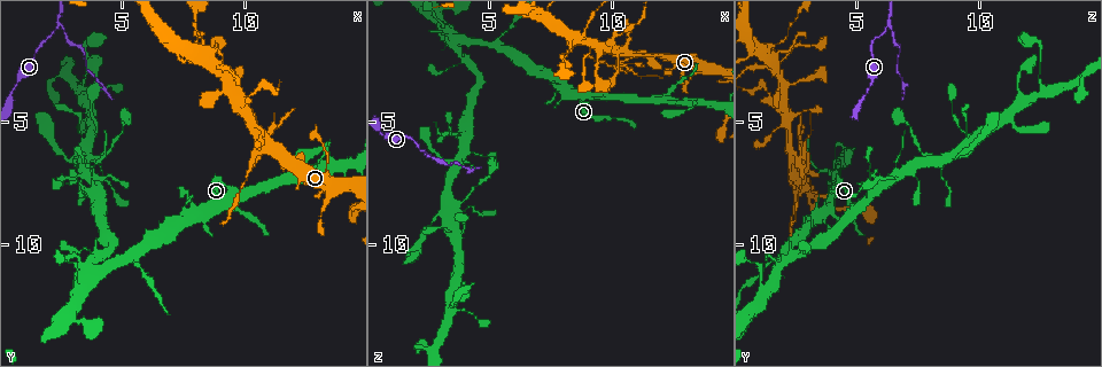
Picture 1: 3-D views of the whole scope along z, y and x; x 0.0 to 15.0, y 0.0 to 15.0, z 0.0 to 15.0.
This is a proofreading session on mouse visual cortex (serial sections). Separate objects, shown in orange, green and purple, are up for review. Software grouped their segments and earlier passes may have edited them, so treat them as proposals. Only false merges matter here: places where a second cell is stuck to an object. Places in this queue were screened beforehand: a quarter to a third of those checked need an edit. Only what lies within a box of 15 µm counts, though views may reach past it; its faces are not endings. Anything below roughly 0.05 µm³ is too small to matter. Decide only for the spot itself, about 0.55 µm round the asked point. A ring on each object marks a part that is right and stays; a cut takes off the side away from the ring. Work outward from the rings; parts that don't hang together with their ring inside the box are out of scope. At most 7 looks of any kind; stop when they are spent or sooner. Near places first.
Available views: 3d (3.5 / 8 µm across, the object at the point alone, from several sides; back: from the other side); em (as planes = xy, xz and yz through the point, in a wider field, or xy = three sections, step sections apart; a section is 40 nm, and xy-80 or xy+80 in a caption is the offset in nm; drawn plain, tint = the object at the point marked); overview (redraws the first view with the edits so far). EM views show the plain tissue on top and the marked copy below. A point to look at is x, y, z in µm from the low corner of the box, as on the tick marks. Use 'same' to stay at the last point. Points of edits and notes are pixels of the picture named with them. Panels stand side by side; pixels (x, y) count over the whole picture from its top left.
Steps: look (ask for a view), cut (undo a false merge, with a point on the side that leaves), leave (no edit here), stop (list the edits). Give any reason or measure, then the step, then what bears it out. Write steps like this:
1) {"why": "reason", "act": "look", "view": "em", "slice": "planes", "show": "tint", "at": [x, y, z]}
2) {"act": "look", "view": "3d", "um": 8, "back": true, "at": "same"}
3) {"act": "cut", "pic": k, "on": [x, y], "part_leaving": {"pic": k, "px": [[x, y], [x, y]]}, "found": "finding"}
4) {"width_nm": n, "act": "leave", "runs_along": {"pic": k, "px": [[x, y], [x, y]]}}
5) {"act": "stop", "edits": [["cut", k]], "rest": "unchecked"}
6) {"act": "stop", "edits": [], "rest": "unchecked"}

{"why": "small branch off a trunk", "act": "look", "view": "3d", "um": 8, "at": [9.7, 8.1, 3.9]}

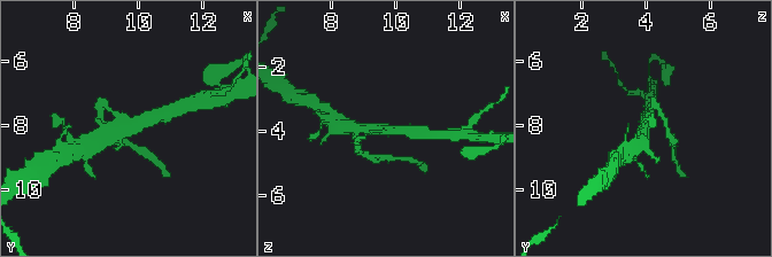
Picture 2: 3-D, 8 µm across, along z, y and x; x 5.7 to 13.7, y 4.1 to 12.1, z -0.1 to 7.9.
{"act": "look", "view": "3d", "um": 3.5, "at": [9.6, 8.1, 3.9]}

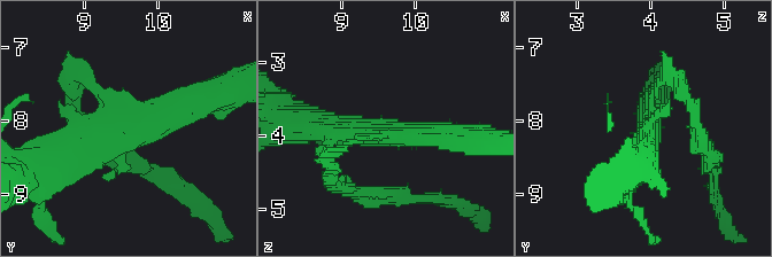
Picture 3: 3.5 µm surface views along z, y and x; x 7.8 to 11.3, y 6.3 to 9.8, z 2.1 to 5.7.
{"act": "look", "view": "em", "slice": "xy", "step": 2, "show": "tint", "at": [9.60, 8.05, 4.00]}

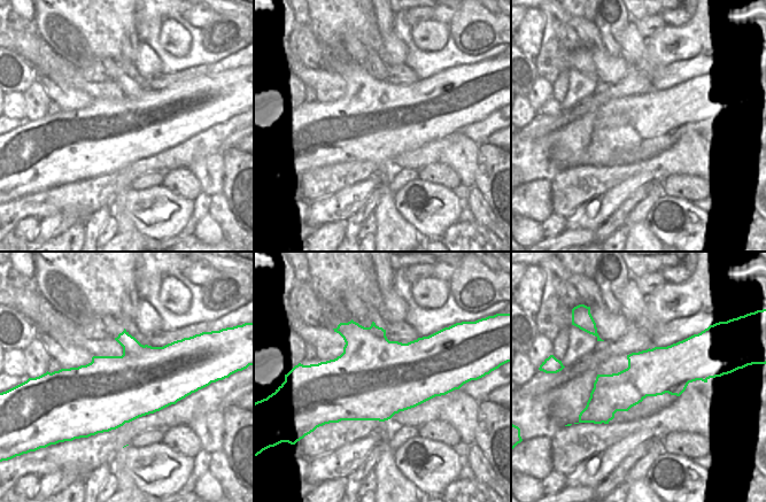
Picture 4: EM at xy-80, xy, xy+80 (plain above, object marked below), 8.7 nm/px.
{"act": "leave", "found": "all the same cell"}

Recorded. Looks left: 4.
{"why": "a narrow waist", "act": "look", "view": "3d", "um": 3.5, "at": [10.4, 6.5, 2.6]}

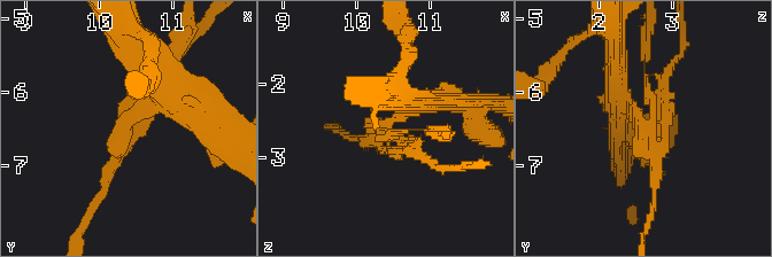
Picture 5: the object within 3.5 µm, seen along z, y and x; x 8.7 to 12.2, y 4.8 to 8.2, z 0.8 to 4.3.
{"why": "shape alone is not enough", "act": "look", "view": "em", "slice": "xy", "step": 3, "show": "tint", "at": [10.35, 6.50, 2.55]}

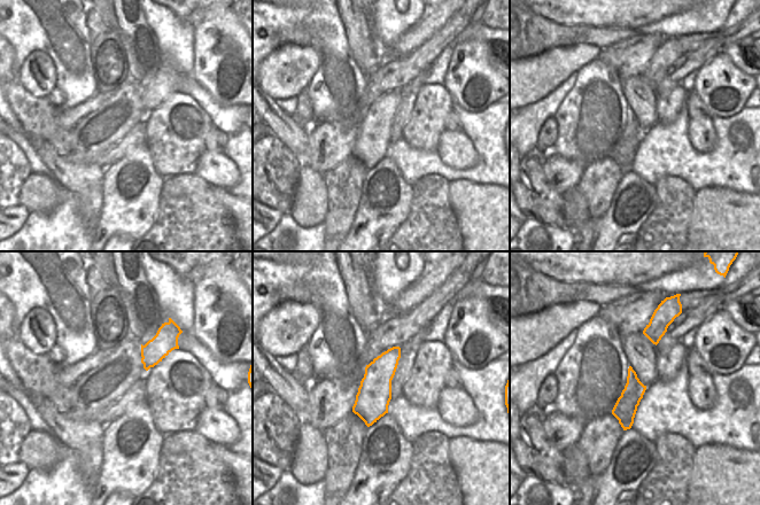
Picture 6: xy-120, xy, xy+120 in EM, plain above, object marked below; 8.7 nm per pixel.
{"act": "cut", "pic": 5, "on": [664, 76], "part_leaving": {"pic": 5, "px": [[138, 110], [117, 142], [95, 205]]}, "found": "two cells meet here"}

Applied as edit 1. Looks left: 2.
{"act": "stop", "edits": [["cut", 5]], "rest": "unchecked"}

